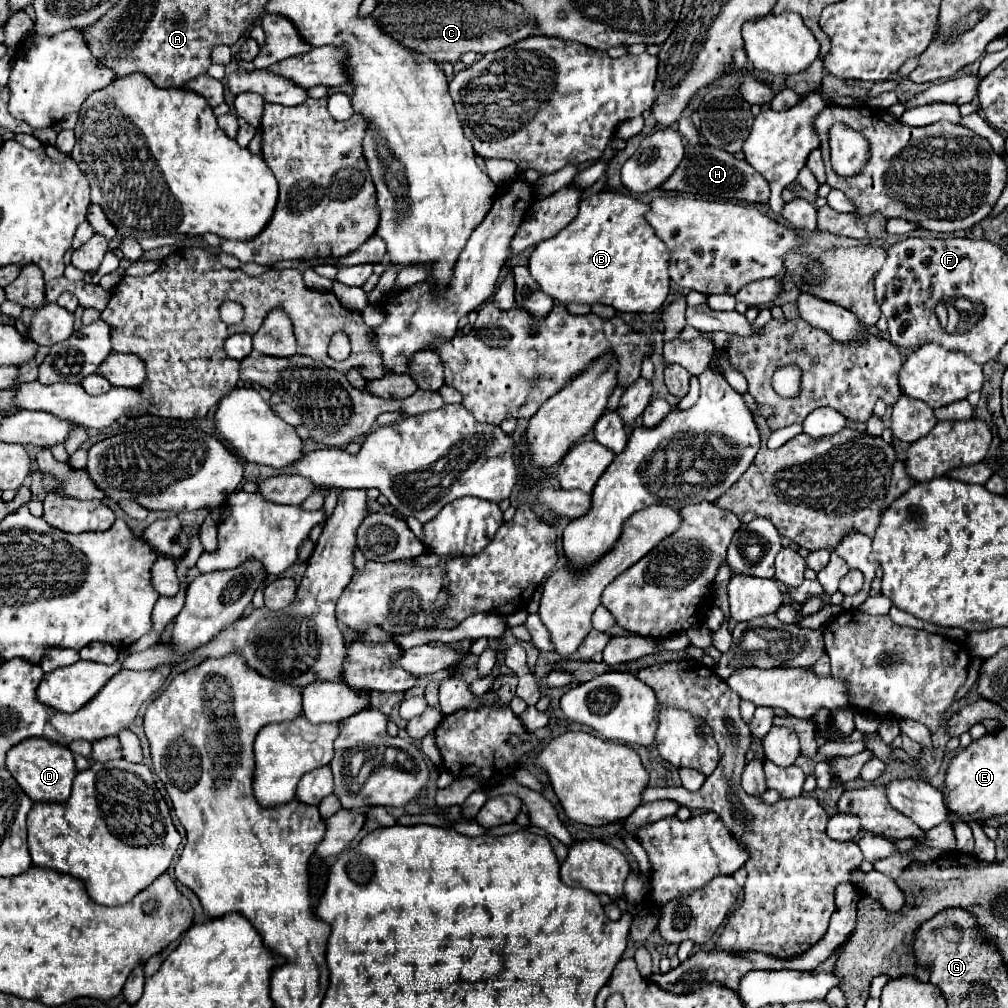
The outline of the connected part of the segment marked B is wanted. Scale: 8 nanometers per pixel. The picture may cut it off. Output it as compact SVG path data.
M600 192L582 200L576 218L552 238L534 246L528 270L558 304L608 304L618 312L656 312L670 290L666 244L644 220L648 204L620 194Z

